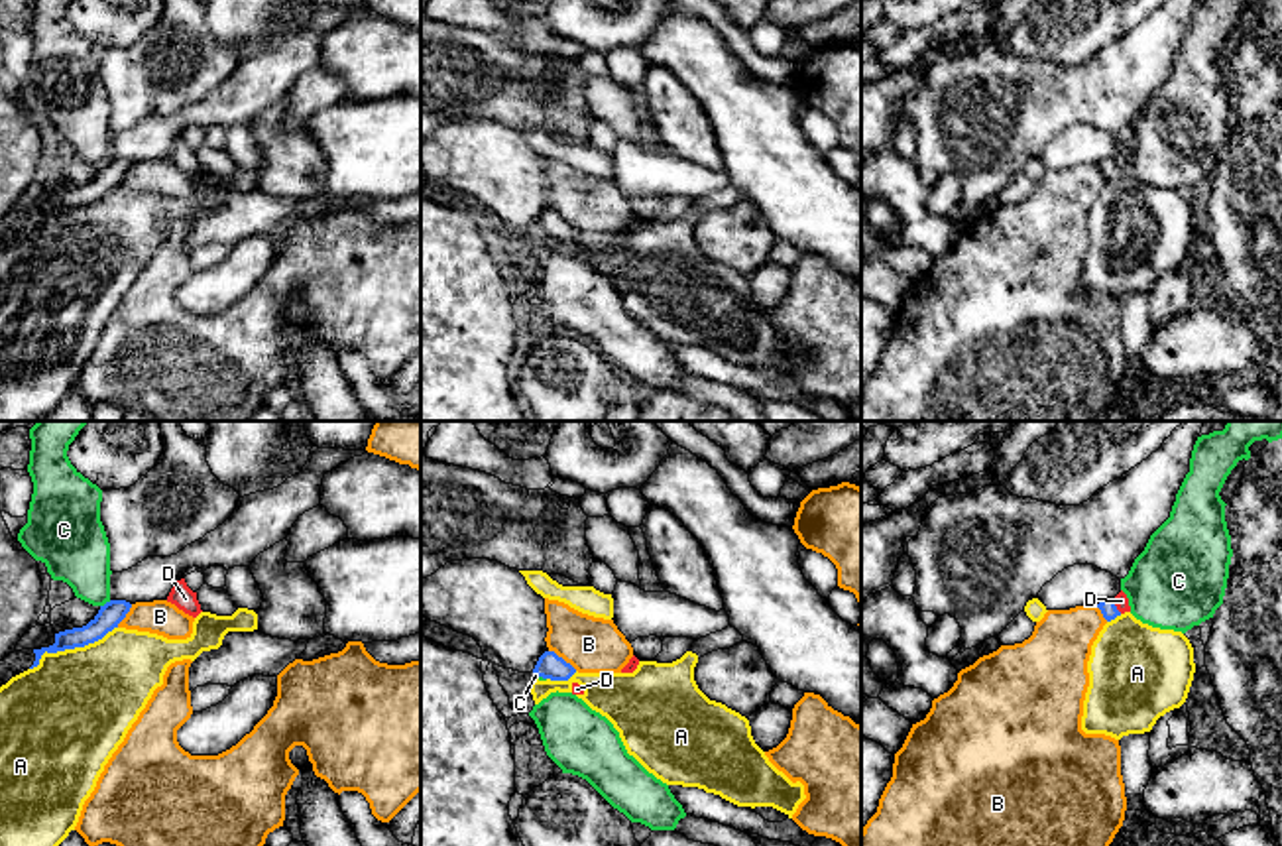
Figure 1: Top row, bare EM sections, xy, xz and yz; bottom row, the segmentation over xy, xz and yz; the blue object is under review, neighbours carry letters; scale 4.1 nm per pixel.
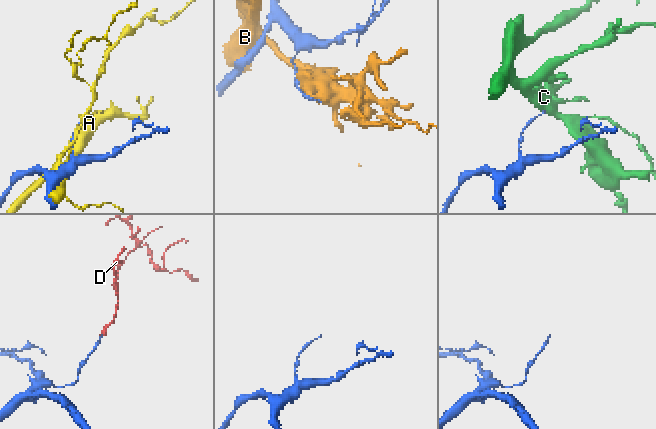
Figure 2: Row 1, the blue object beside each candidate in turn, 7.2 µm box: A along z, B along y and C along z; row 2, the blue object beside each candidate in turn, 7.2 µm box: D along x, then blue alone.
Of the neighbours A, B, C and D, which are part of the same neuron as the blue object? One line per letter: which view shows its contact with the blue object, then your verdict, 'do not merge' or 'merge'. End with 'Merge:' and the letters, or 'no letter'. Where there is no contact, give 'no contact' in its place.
A: meets blue in xy; do not merge
B: meets blue in xz; do not merge
C: meets blue in xy; do not merge
D: meets blue in yz; merge
Merge: D

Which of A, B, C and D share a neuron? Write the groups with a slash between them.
A / B / C / D

